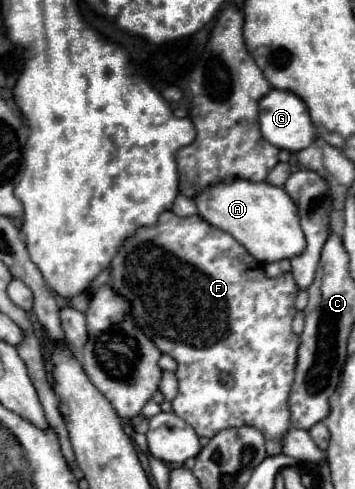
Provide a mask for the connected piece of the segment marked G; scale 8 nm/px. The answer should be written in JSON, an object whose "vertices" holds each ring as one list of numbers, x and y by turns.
{"vertices":[[270,89,270,93,260,99,260,129,264,139,268,139,272,145,292,153,306,149,314,139,314,125,304,101,296,93,282,89]]}

